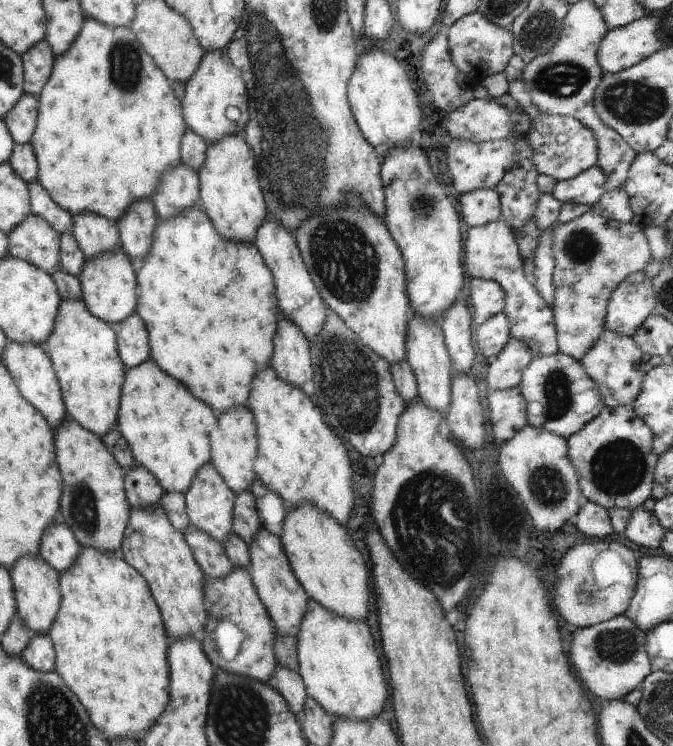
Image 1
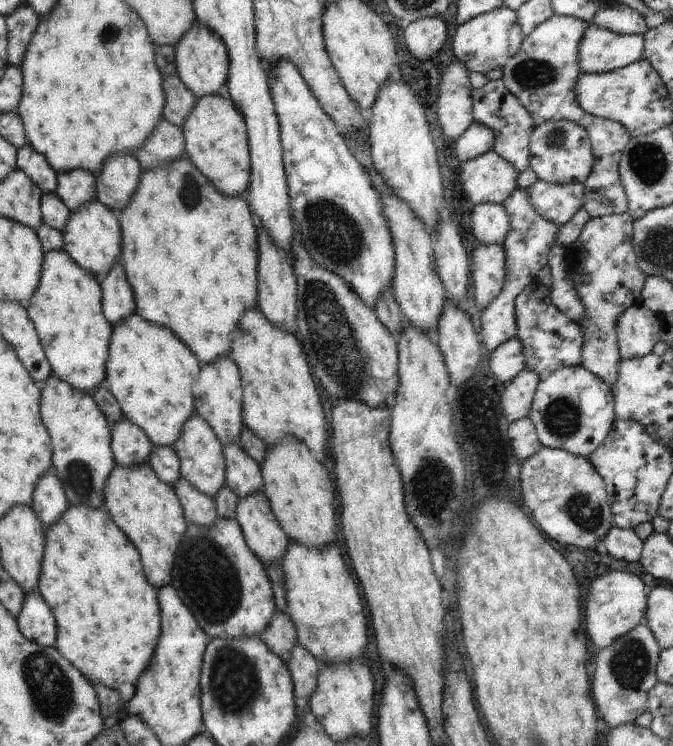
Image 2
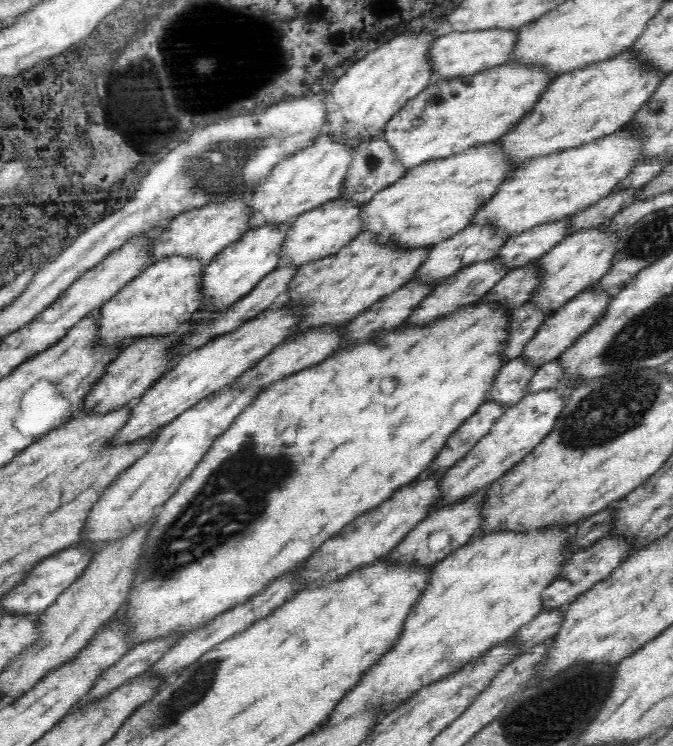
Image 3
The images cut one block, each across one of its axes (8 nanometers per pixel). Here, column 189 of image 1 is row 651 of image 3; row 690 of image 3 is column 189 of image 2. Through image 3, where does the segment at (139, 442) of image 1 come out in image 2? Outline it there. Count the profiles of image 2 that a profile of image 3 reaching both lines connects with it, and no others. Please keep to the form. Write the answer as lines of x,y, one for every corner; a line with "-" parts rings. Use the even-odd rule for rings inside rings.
134,312
112,327
106,378
101,384
114,395
123,416
136,423
153,445
173,446
184,423
195,412
192,384
200,372
198,366
196,356
170,328
150,324

